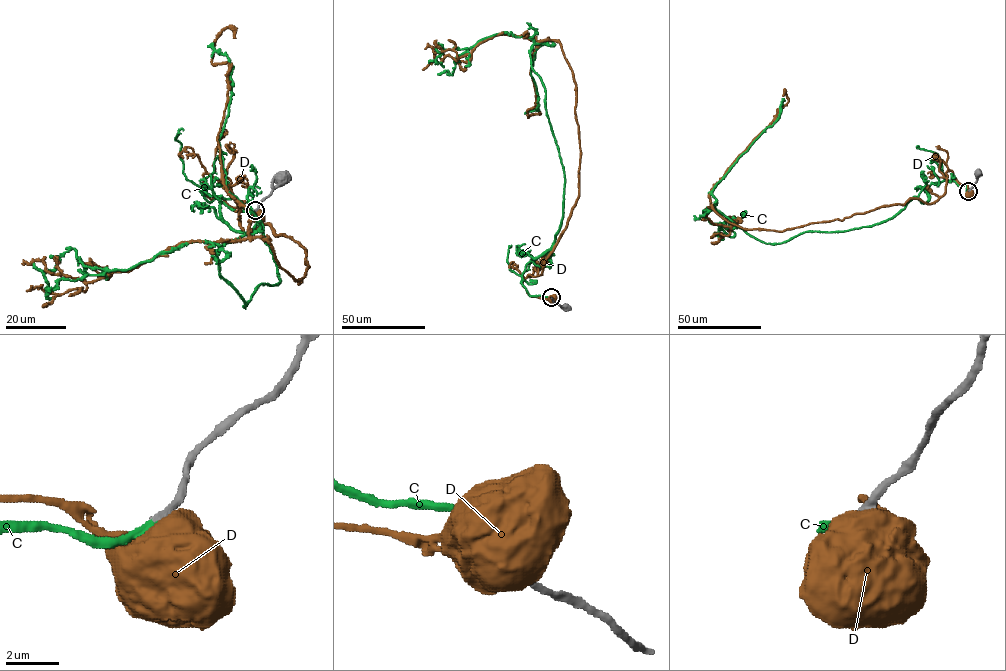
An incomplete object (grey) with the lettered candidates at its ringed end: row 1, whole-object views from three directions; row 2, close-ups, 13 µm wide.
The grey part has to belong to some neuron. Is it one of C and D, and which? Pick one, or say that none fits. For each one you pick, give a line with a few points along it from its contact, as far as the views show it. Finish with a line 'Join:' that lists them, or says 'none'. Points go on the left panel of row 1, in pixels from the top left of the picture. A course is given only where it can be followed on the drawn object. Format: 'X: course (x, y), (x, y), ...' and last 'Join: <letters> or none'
C: course (255, 210), (202, 190), (276, 260), (244, 306), (217, 251), (259, 221), (225, 184), (232, 70), (207, 46)
Join: C

